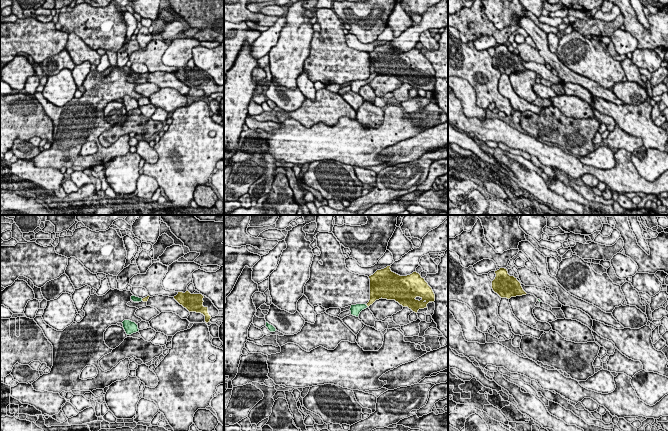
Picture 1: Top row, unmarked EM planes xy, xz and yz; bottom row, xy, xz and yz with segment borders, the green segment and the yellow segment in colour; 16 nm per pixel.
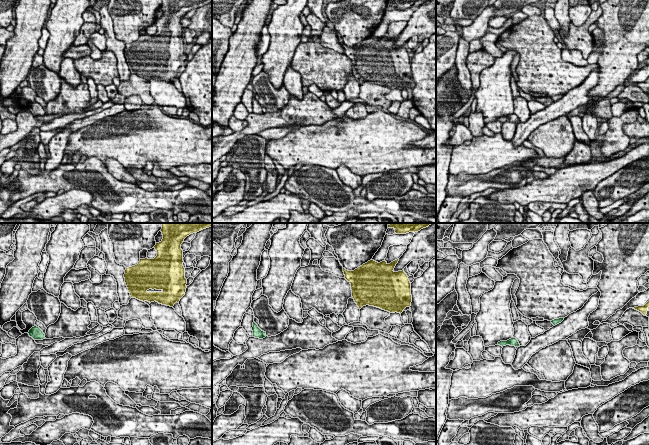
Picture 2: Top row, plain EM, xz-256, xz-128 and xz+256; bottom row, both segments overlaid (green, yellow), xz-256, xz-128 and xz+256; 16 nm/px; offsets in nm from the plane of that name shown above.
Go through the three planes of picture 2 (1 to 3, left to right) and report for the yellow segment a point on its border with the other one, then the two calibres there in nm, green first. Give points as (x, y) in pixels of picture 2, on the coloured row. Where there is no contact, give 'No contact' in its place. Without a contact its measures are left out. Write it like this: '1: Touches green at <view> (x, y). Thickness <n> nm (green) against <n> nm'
1: No contact
2: No contact
3: No contact

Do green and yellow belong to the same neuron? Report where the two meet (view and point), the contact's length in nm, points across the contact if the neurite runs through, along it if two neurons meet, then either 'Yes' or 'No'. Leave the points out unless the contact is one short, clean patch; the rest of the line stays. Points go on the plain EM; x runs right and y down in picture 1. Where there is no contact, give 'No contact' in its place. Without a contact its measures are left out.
Touches green at xz (366, 81). Shared border 70 nm. Path across: xz (355, 86), (366, 81), (376, 69). Yes

